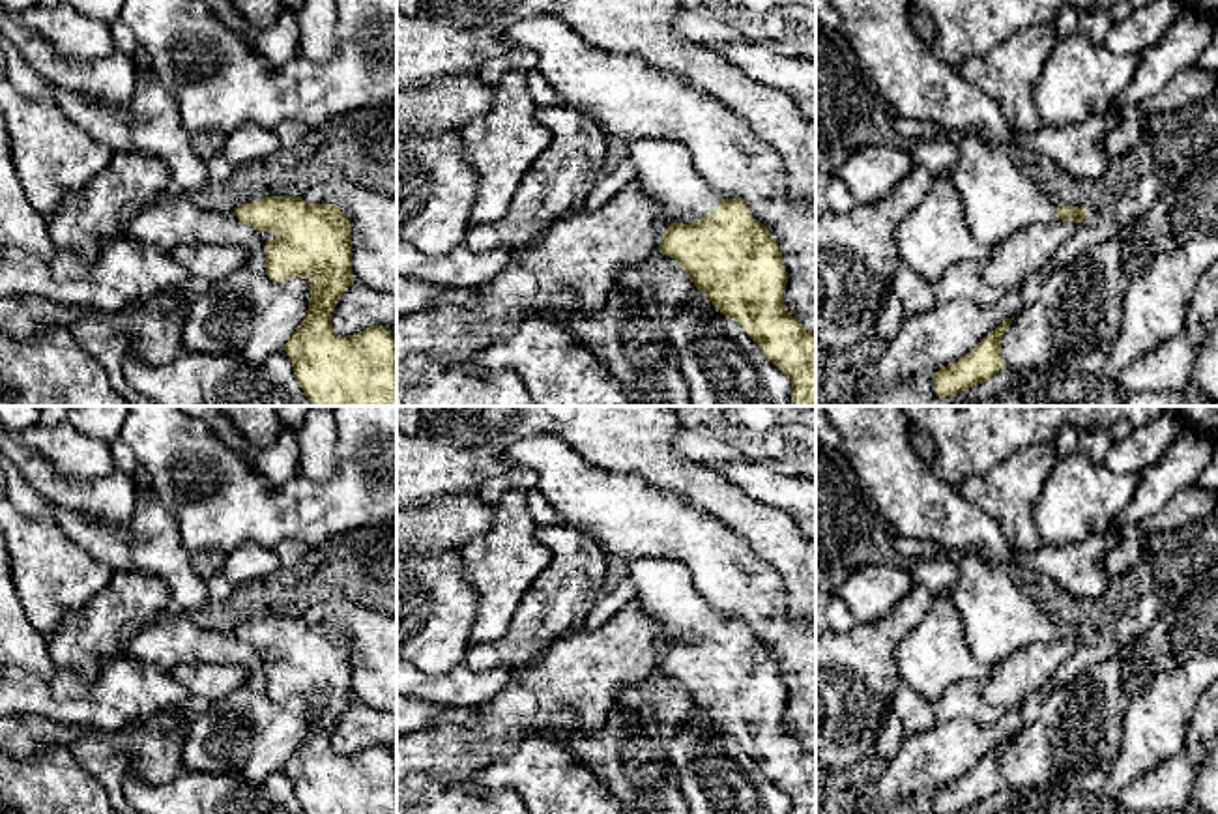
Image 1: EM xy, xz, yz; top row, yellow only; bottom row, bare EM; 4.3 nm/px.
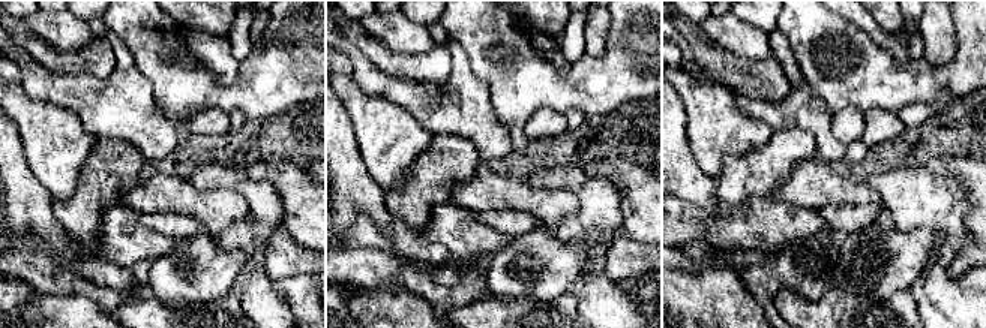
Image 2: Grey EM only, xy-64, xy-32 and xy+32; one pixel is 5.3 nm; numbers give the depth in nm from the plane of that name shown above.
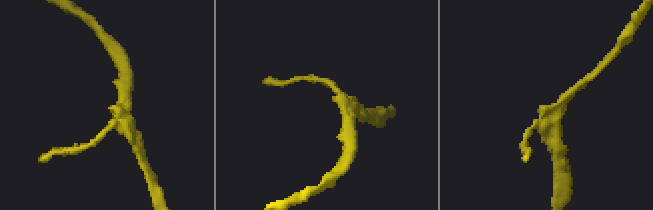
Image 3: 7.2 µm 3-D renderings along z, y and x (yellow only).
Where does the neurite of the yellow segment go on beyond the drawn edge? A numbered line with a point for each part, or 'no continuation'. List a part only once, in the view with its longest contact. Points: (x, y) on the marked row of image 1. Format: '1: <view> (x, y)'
1: xz (665, 169)

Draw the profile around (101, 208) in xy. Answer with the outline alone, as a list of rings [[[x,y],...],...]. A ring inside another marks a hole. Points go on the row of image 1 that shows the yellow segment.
[[[114,153],[99,174],[64,196],[49,219],[51,241],[90,262],[103,240],[123,238],[142,208],[170,187],[170,170],[159,155]]]

